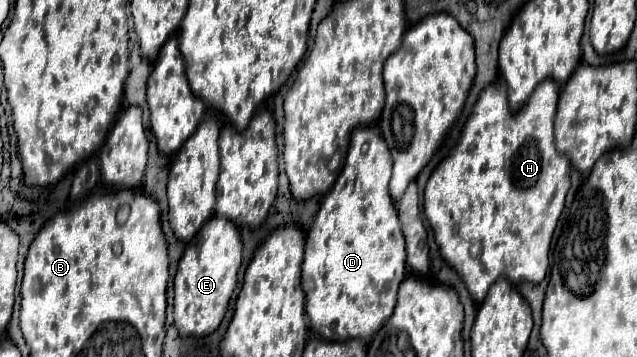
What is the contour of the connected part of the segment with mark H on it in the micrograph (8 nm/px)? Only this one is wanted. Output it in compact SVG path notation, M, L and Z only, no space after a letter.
M504 79L496 81L494 85L490 85L490 89L484 89L478 97L478 103L474 105L474 111L472 115L468 117L464 129L462 129L462 135L460 135L460 141L458 145L454 147L454 151L434 169L434 173L430 175L428 179L428 185L426 185L426 195L424 195L424 213L426 213L426 219L428 223L432 225L434 229L434 237L436 237L436 243L440 247L440 253L442 257L446 259L446 263L460 275L460 279L464 281L470 297L476 301L476 303L482 303L490 285L498 279L498 277L506 277L512 285L518 285L522 281L528 281L528 283L542 283L546 273L548 273L548 253L550 253L550 243L552 243L552 235L554 235L554 229L558 225L558 219L562 215L562 209L564 209L564 203L566 203L566 193L570 189L570 161L566 161L566 157L562 157L556 149L554 149L554 117L556 117L556 103L558 103L558 95L560 95L560 87L552 81L542 81L542 85L538 85L538 89L532 93L530 101L526 107L522 107L522 111L518 113L512 113L510 107L508 107L508 99L506 99L506 85L504 85Z

